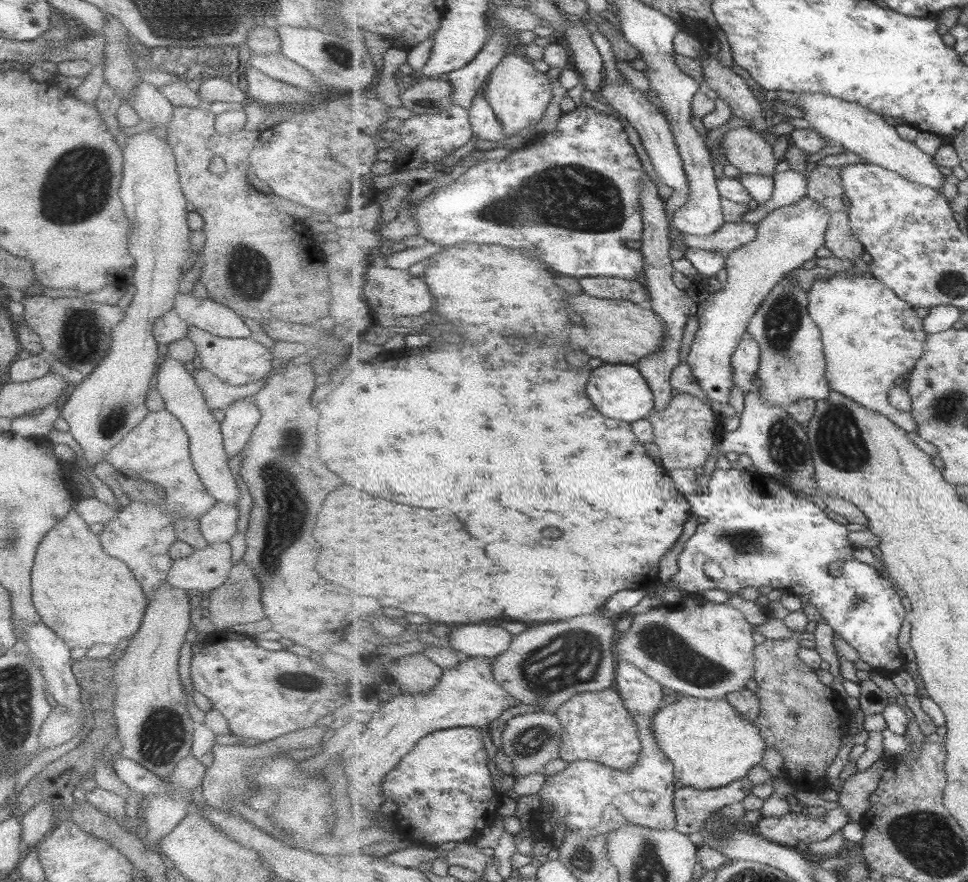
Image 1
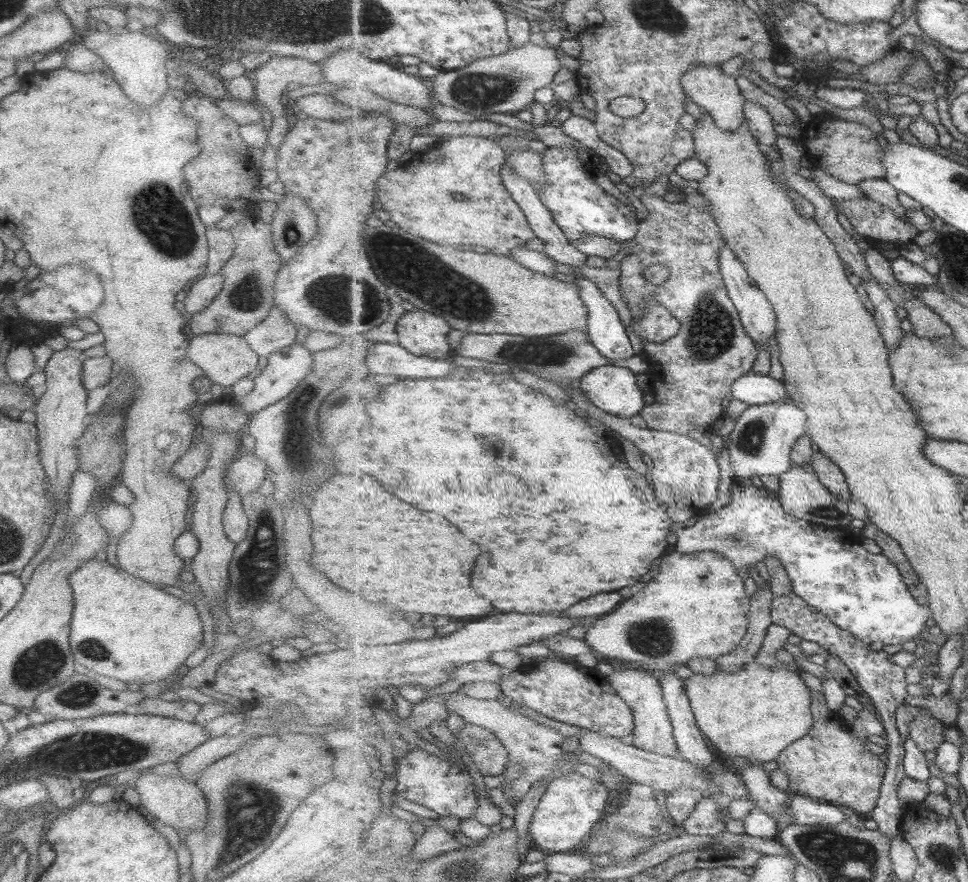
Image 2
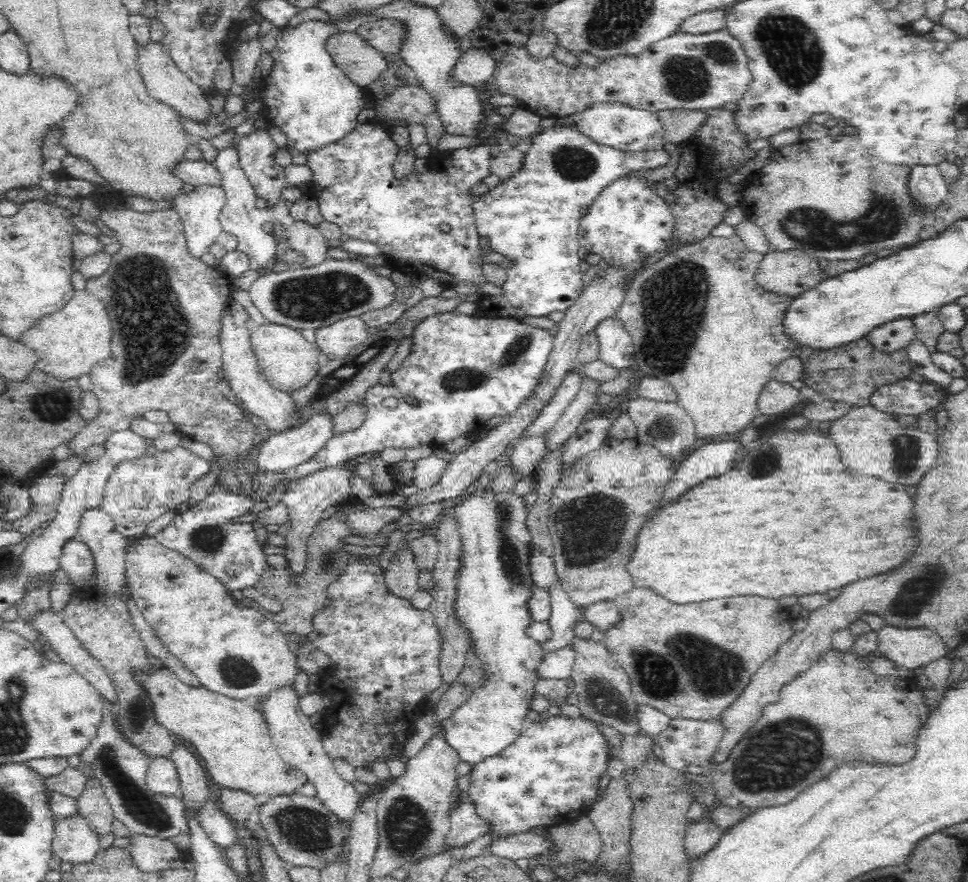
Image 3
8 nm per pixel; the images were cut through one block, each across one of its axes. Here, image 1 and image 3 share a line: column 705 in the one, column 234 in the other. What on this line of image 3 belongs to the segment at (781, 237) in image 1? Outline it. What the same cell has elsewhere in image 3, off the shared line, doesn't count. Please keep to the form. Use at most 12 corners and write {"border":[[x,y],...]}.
{"border":[[230,300],[221,330],[224,379],[270,435],[307,423],[276,390],[250,344],[249,314]]}

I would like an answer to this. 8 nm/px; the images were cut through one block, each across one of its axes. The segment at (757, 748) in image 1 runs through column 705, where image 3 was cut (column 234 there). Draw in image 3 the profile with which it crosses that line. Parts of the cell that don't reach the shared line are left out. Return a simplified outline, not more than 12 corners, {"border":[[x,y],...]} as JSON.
{"border":[[164,667],[136,679],[213,782],[252,796],[308,781],[260,711]]}

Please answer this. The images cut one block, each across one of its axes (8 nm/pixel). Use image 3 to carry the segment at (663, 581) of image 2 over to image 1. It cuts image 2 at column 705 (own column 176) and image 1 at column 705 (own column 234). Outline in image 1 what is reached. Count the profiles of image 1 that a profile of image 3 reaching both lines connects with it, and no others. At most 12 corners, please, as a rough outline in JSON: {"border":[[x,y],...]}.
{"border":[[698,593],[632,617],[617,660],[682,696],[756,673],[753,626]]}

